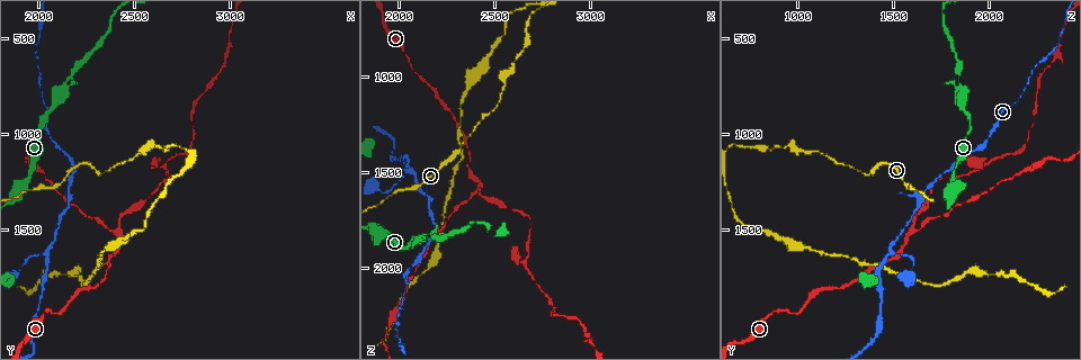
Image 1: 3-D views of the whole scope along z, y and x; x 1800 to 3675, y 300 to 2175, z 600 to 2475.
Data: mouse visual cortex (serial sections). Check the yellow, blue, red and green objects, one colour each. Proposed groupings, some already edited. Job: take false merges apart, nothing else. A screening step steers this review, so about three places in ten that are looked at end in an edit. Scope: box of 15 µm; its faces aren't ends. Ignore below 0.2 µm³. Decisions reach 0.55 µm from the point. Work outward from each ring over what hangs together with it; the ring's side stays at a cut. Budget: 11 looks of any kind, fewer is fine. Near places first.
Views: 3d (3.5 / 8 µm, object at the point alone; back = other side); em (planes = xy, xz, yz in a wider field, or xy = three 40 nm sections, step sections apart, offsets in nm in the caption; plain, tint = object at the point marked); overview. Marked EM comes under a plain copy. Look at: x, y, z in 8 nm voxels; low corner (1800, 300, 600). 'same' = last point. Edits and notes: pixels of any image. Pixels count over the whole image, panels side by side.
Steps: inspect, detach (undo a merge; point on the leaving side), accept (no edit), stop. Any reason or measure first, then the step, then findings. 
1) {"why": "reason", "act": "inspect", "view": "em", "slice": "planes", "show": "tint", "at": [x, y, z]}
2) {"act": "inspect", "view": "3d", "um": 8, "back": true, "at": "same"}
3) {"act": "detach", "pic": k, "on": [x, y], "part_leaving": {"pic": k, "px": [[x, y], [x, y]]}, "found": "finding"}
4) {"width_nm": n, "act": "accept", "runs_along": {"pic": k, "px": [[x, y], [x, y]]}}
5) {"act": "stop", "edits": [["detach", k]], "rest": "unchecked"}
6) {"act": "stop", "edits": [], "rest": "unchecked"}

{"why": "abrupt turn", "act": "inspect", "view": "3d", "um": 3.5, "at": [2040, 1600, 1490]}

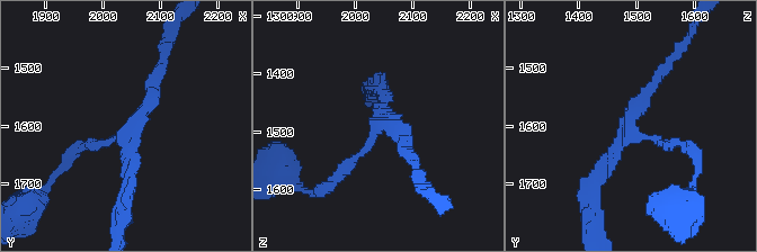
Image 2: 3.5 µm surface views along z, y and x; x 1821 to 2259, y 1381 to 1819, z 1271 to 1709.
{"why": "need the tissue", "act": "inspect", "view": "em", "slice": "xy", "step": 2, "show": "tint", "at": [2040, 1610, 1490]}

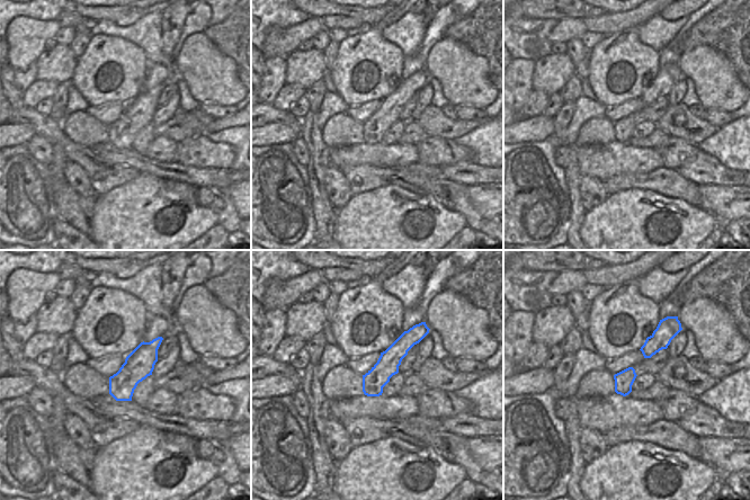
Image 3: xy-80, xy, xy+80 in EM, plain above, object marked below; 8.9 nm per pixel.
{"width_nm": 200, "act": "accept", "runs_along": {"pic": 3, "px": [[413, 330], [367, 392]]}, "found": "one cell here"}

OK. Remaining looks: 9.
{"why": "calibre changes", "act": "inspect", "view": "3d", "um": 3.5, "at": [2140, 710, 1830]}

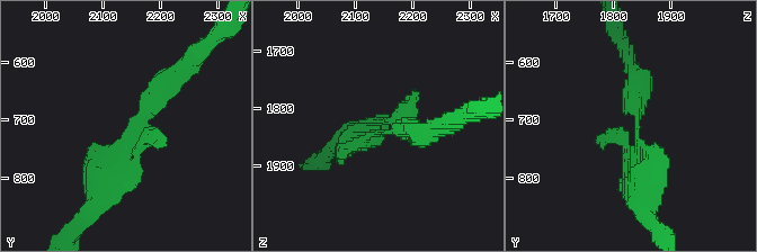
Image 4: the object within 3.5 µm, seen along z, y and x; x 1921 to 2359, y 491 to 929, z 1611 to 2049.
{"arm_widths_nm": [300, 400], "why": "need the tissue", "act": "inspect", "view": "em", "slice": "xy", "step": 3, "show": "tint", "at": [2150, 720, 1845]}

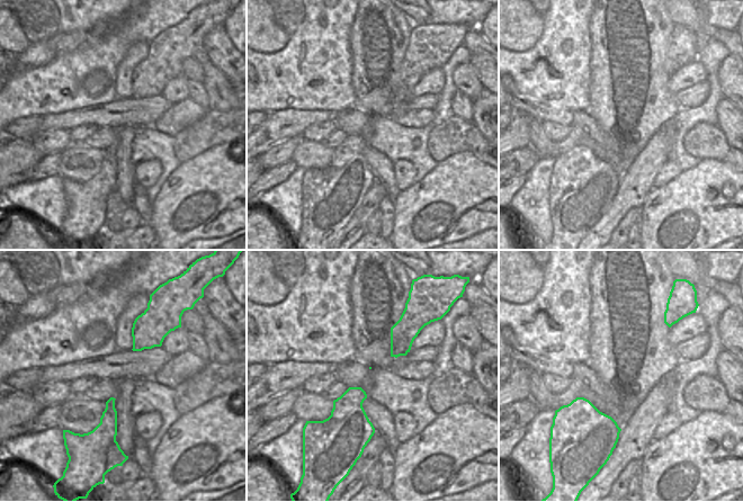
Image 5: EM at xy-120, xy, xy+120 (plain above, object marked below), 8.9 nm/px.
{"act": "accept", "runs_along": {"pic": 4, "px": [[100, 195], [180, 71]]}, "found": "one cell here"}

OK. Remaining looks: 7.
{"why": "narrows sharply", "act": "inspect", "view": "3d", "um": 3.5, "at": [2070, 1930, 960]}

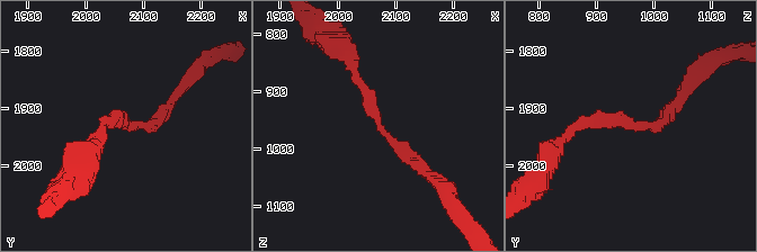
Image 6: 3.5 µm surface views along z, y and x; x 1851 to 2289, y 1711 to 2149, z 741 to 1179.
{"arm_widths_nm": [150, 200], "act": "inspect", "view": "em", "slice": "xy", "step": 3, "show": "tint", "at": [2070, 1930, 970]}

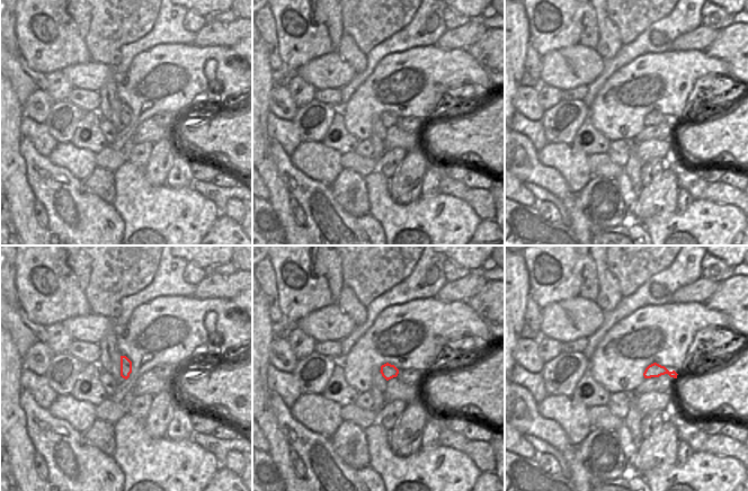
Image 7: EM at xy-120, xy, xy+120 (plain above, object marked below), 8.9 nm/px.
{"act": "accept", "runs_along": {"pic": 6, "px": [[352, 70], [380, 129], [428, 176]]}, "found": "all the same cell"}

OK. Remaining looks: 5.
{"act": "inspect", "view": "3d", "um": 3.5, "back": true, "at": [2420, 1500, 1590]}

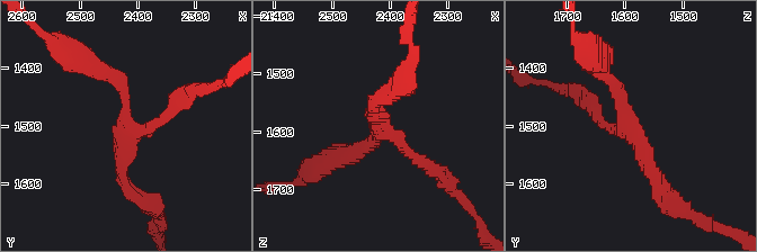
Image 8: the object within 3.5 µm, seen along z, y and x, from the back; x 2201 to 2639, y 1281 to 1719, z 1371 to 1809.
{"why": "shape alone is not enough", "act": "inspect", "view": "em", "slice": "xy", "step": 3, "show": "tint", "at": [2425, 1510, 1590]}

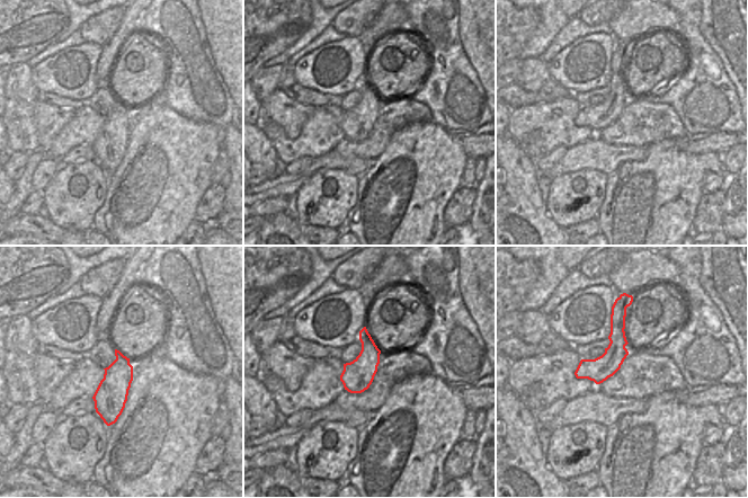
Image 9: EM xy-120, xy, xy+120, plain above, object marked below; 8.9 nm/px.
{"act": "inspect", "view": "em", "slice": "planes", "show": "tint", "at": "same"}

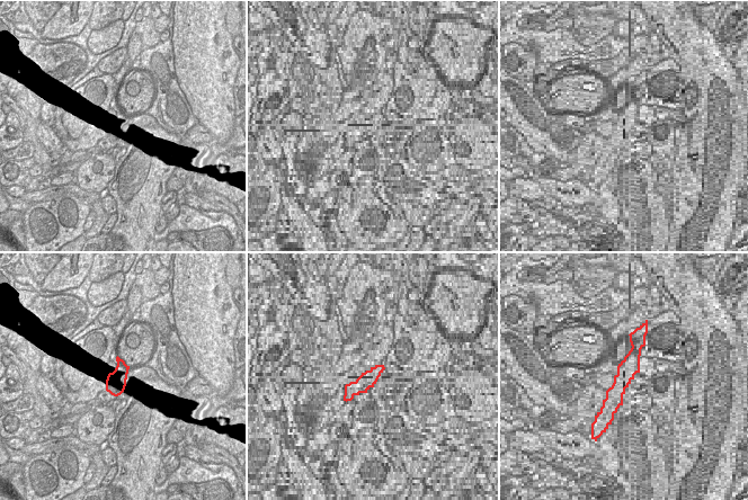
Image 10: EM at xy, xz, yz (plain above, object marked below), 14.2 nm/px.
{"arm_widths_nm": [150, 200, 200], "act": "accept", "found": "continuous, no second cell"}

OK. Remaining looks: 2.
{"act": "stop", "edits": [], "rest": "unchecked"}

